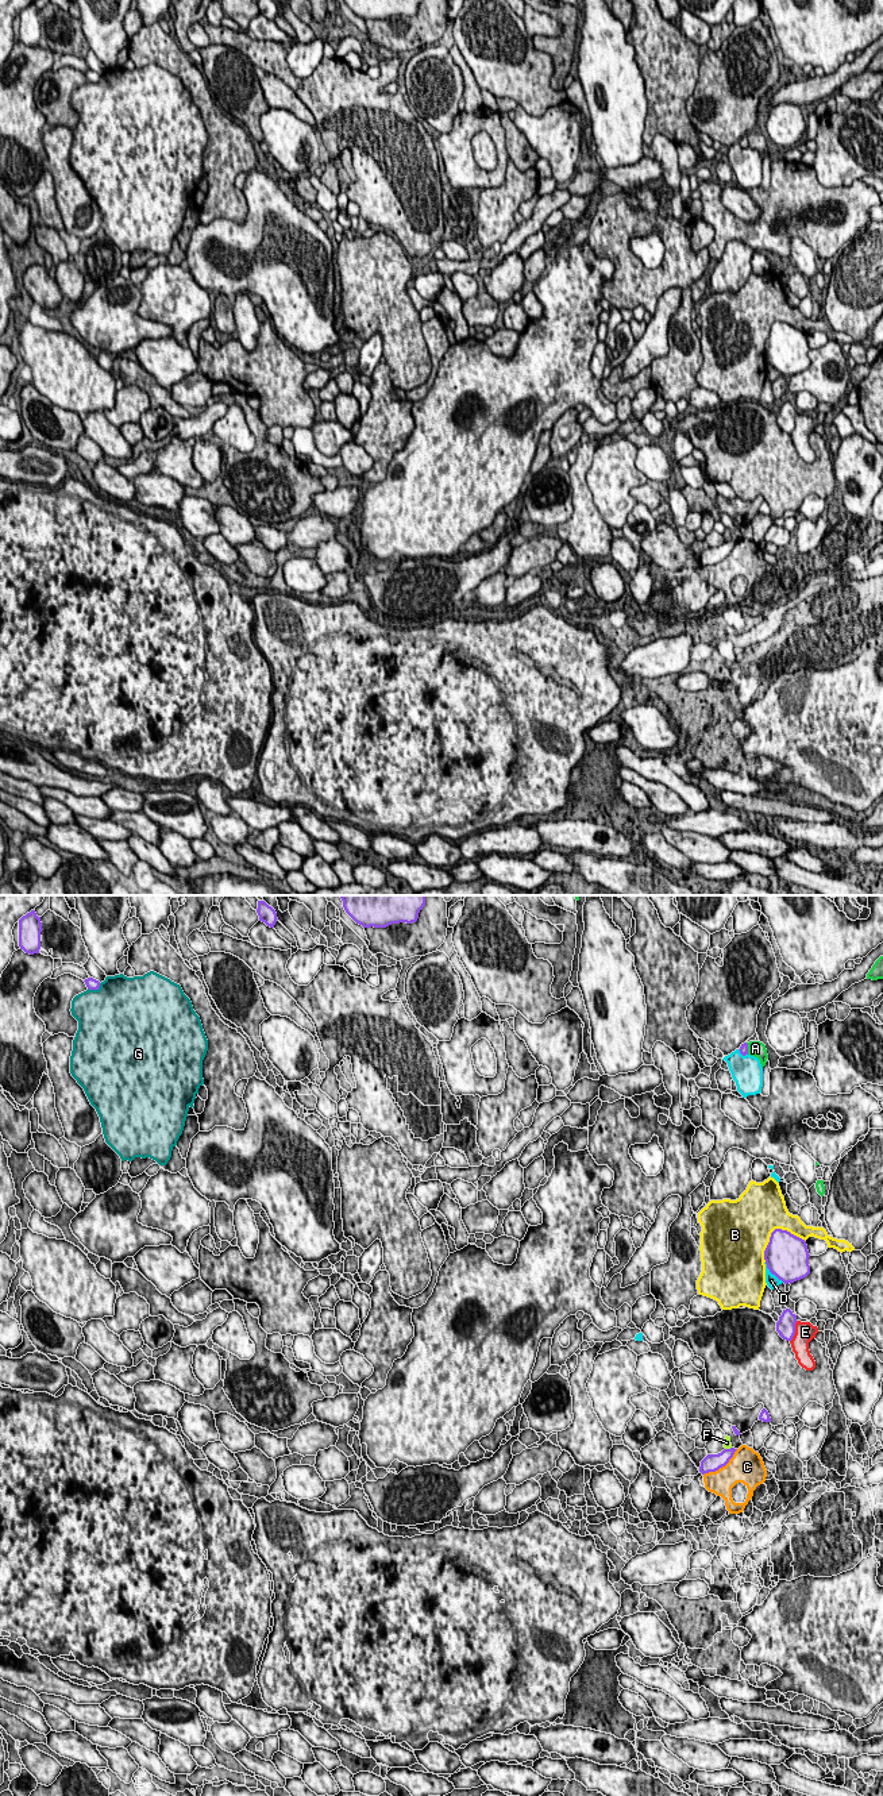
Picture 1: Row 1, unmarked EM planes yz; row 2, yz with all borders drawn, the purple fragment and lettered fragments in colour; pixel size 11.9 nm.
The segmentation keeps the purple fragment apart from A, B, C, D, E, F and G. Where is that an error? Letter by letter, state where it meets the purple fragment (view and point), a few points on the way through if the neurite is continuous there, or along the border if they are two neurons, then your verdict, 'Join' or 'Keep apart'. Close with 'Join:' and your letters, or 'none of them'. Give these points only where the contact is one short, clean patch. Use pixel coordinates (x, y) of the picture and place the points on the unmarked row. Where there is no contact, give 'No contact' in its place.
A: Touches purple at yz (747, 141). Keep apart
B: Touches purple at yz (775, 322). Keep apart
C: Touches purple at yz (721, 559). Keep apart
D: Touches purple at yz (772, 366). Keep apart
E: Touches purple at yz (794, 424). Keep apart
F: Touches purple at yz (728, 542). Keep apart
G: Touches purple at yz (95, 81). Keep apart
Join: none of them

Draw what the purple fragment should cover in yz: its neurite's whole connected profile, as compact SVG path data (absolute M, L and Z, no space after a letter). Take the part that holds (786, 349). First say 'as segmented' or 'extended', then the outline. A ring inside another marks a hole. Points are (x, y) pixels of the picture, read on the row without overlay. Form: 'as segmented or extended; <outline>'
as segmented; M775 321L764 343L767 361L784 377L794 375L810 366L806 334L787 323Z

